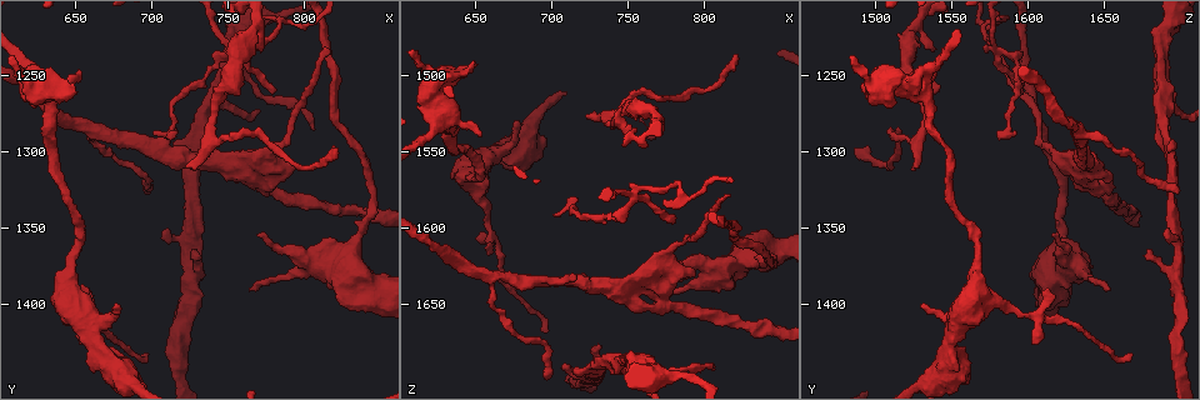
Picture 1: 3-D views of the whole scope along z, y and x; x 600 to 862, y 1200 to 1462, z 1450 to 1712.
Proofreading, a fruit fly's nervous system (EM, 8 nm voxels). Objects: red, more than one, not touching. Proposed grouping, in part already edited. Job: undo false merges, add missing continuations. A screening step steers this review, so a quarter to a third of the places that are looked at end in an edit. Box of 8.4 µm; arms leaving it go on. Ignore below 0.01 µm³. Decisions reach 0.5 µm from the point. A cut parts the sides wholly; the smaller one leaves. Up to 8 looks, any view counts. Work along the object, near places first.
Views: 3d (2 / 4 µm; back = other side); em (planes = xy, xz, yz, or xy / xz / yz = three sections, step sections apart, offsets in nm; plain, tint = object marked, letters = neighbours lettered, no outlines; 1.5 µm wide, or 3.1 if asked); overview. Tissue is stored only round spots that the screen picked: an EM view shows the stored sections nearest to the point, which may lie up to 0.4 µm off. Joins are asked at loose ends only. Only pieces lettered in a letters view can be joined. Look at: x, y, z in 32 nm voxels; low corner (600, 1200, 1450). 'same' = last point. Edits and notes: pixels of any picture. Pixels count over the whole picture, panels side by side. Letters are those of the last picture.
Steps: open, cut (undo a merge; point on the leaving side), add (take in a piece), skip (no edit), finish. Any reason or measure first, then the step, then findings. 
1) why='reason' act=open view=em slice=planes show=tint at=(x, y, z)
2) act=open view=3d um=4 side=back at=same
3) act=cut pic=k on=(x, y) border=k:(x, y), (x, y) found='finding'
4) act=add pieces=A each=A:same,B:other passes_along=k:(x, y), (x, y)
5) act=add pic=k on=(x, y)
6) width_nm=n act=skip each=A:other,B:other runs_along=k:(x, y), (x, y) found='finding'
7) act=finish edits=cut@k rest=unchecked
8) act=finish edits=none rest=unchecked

why='four or more arms meet' act=open view=3d um=2 at=(746, 1226, 1578)

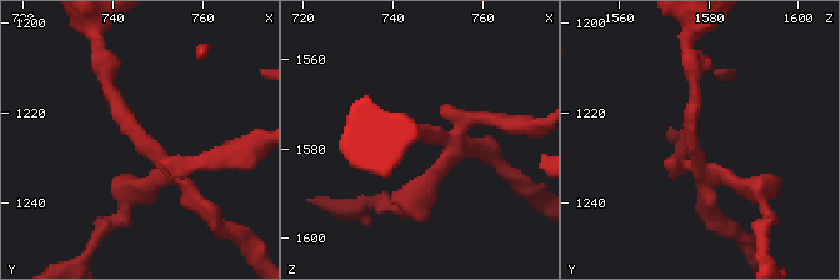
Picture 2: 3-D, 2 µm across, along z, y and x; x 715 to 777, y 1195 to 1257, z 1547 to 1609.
arms=4 act=open view=em slice=planes show=letters at=(748, 1228, 1577)

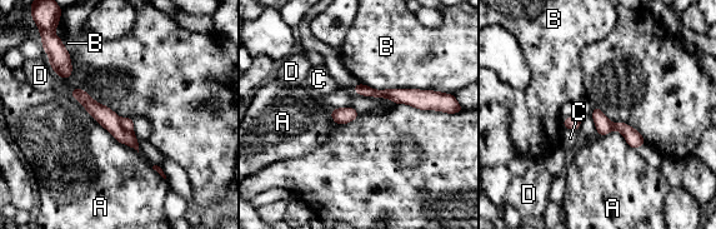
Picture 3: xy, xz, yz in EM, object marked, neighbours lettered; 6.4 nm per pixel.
width_nm=90 act=cut pic=3 on=(126, 123) each=A:other,B:other,C:other,D:other border=3:(119, 119), (119, 124), (131, 133) found='a second neuron is stuck on'

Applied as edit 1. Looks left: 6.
why='narrows sharply' act=open view=em slice=xz step=8 show=letters at=(800, 1308, 1510)

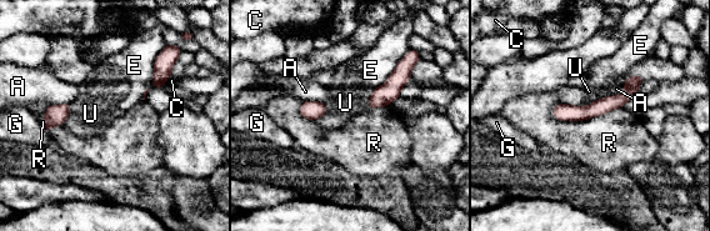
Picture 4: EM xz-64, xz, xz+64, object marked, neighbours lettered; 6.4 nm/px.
width_nm=70 longest_contact=R:460nm act=skip each=A:other,C:other,E:other,G:other,R:other,U:other found='all the same neuron'

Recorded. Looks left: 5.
why='branch stops here' act=open view=em slice=xz step=8 show=letters at=(726, 1364, 1680)

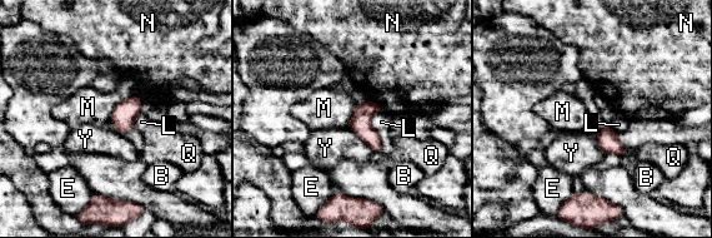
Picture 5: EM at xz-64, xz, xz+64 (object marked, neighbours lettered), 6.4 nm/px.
act=open view=em slice=planes show=letters at=same

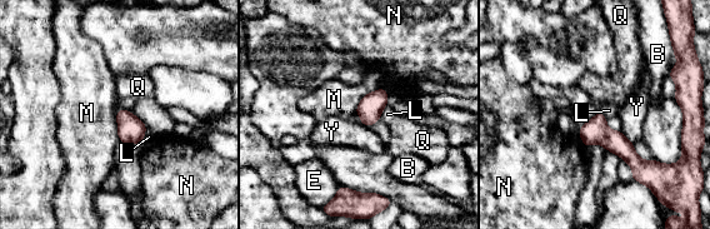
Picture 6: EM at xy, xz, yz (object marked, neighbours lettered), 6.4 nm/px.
act=skip each=B:other,E:other,L:other,M:other,N:other,Q:other,Y:other found='no lettered piece goes on from it'

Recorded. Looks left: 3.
act=finish edits=cut@3 rest=unchecked

